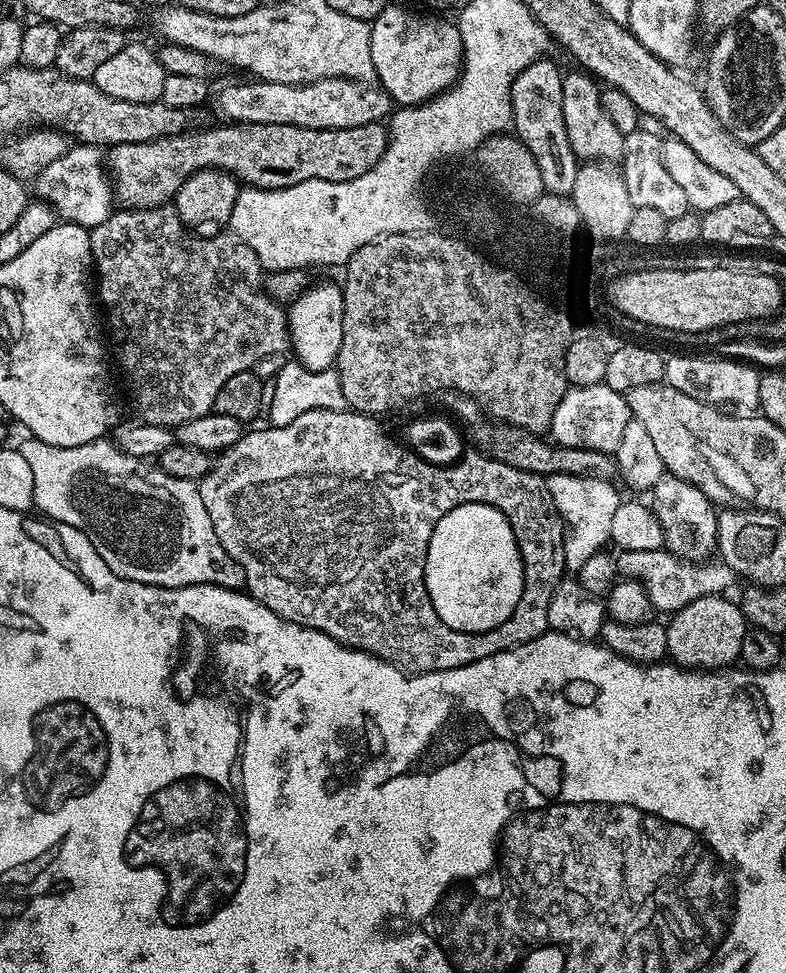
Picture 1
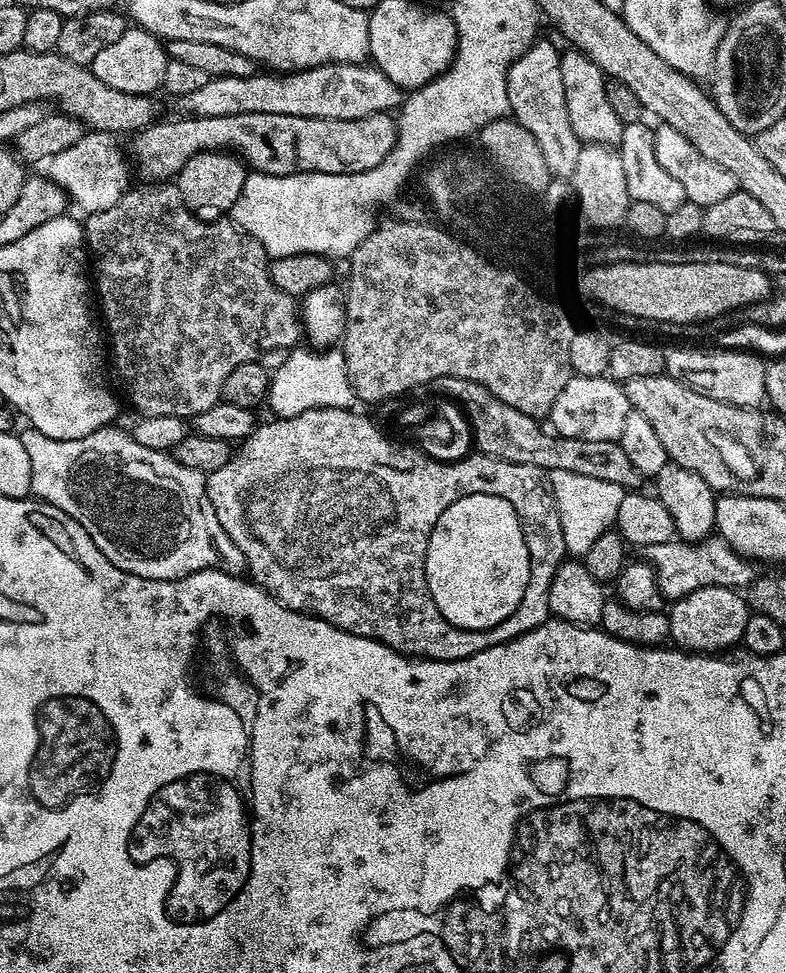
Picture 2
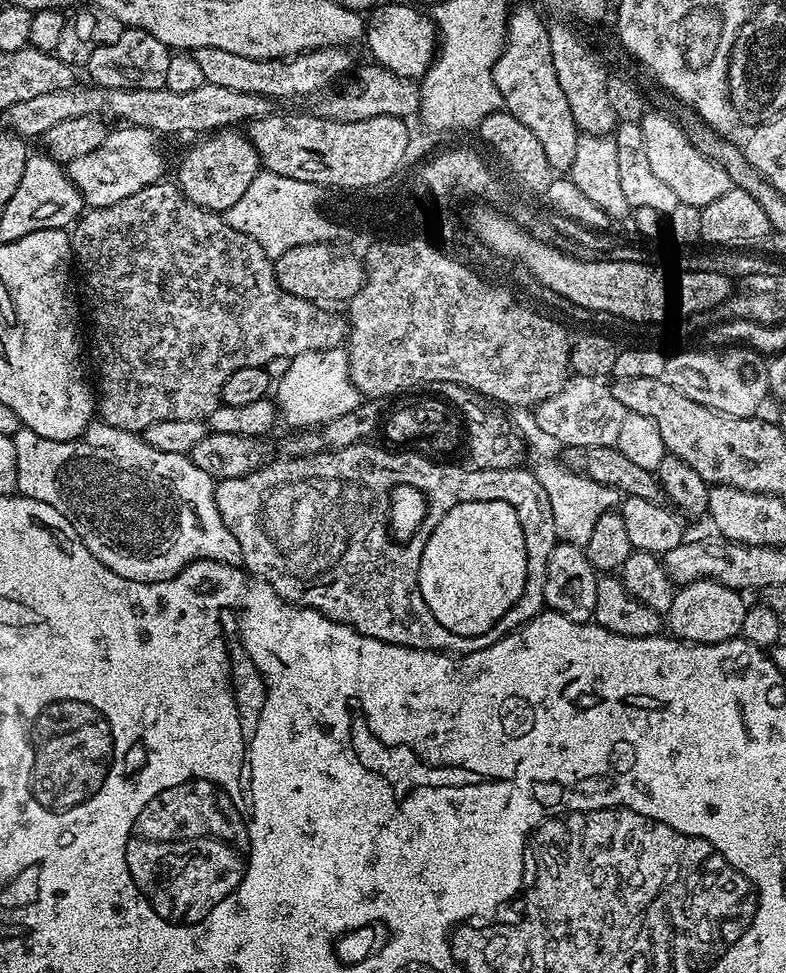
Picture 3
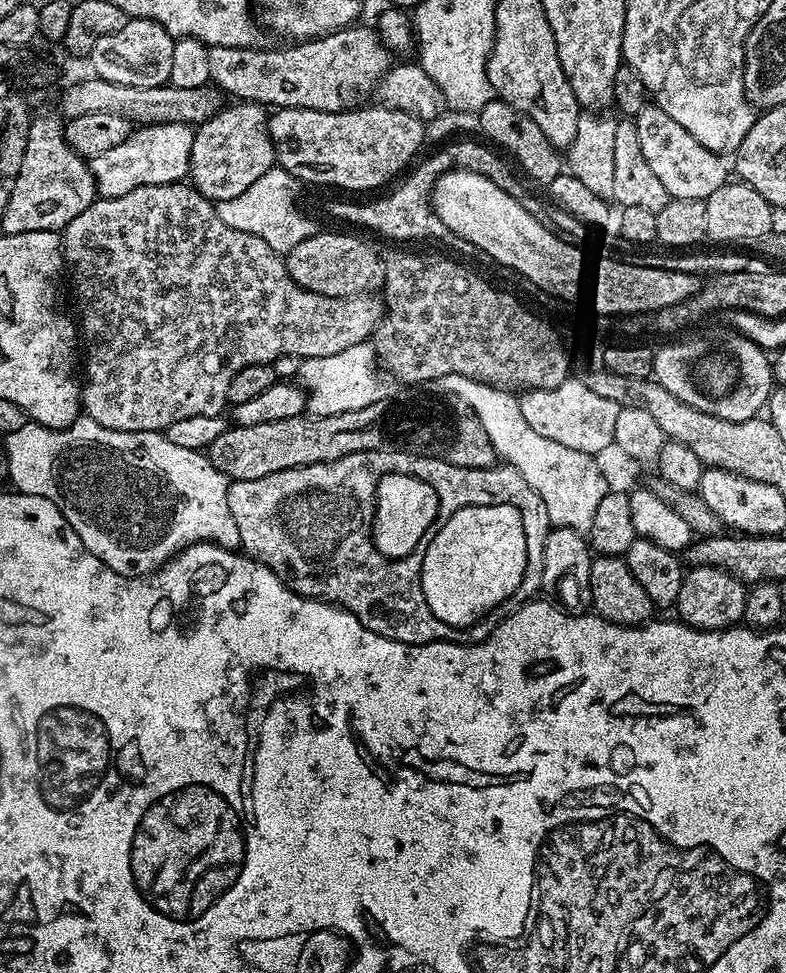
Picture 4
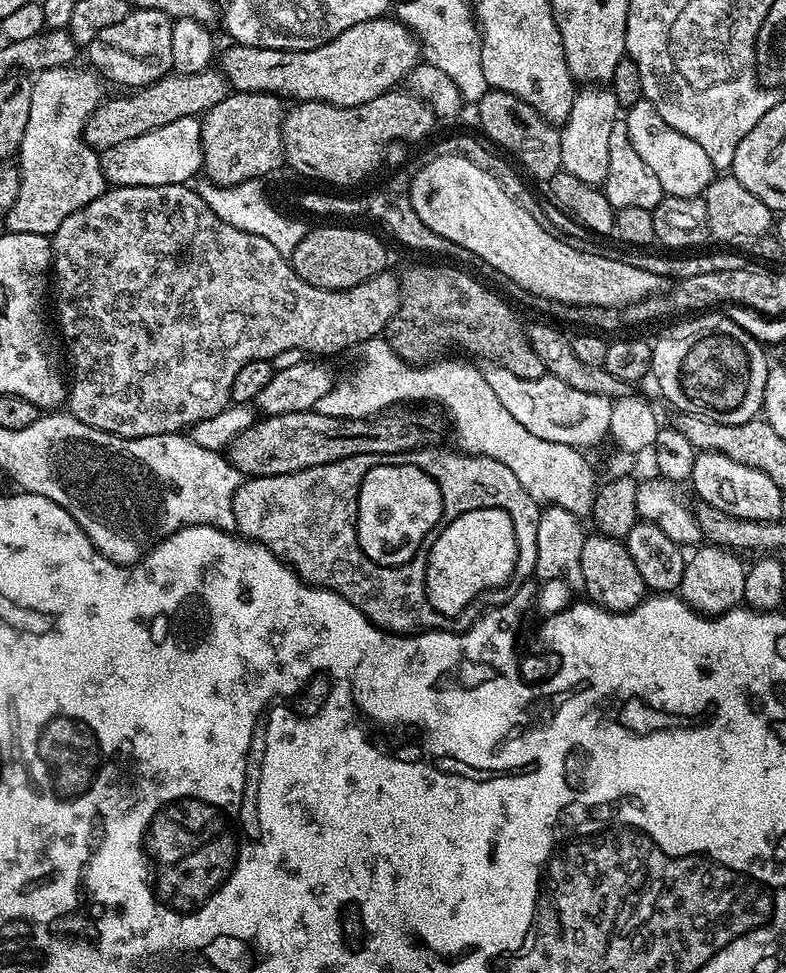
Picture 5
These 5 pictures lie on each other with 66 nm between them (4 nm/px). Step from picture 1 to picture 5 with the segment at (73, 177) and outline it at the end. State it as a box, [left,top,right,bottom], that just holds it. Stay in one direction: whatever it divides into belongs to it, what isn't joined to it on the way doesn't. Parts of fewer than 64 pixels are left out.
[101,116,204,188]

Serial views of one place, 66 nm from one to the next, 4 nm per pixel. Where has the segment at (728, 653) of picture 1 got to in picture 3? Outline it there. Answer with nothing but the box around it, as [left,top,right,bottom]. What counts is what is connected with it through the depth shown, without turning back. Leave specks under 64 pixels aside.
[666,580,749,644]

